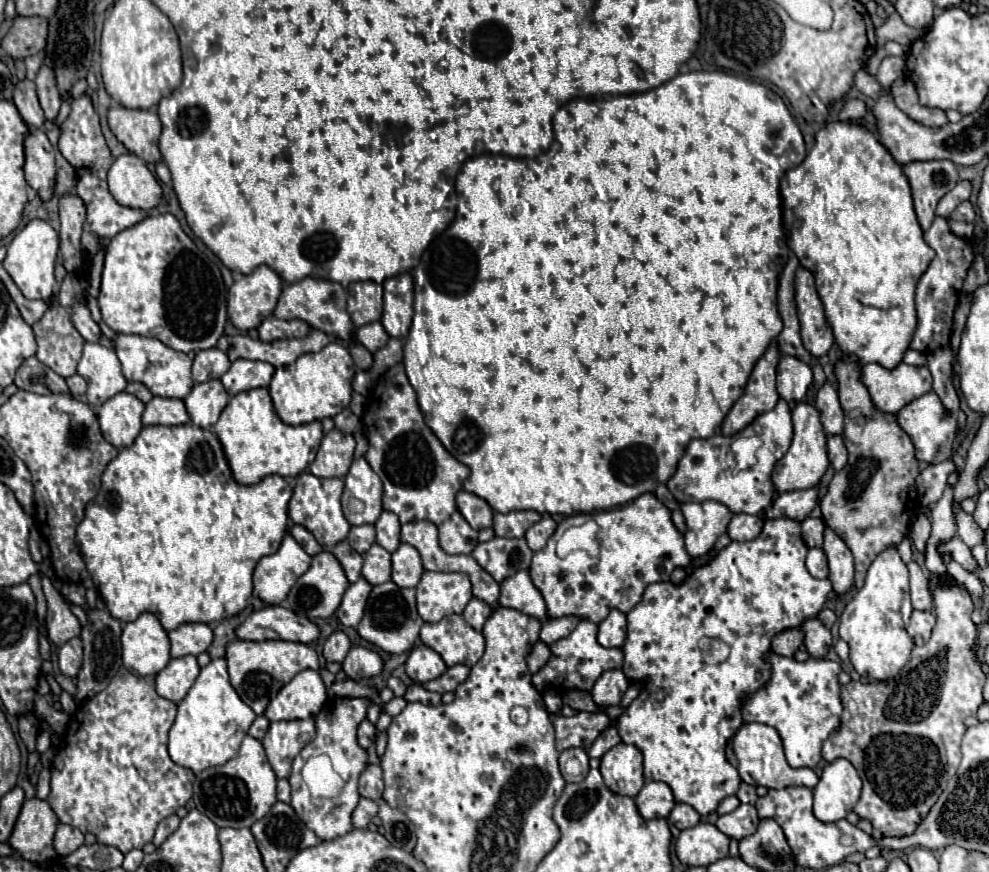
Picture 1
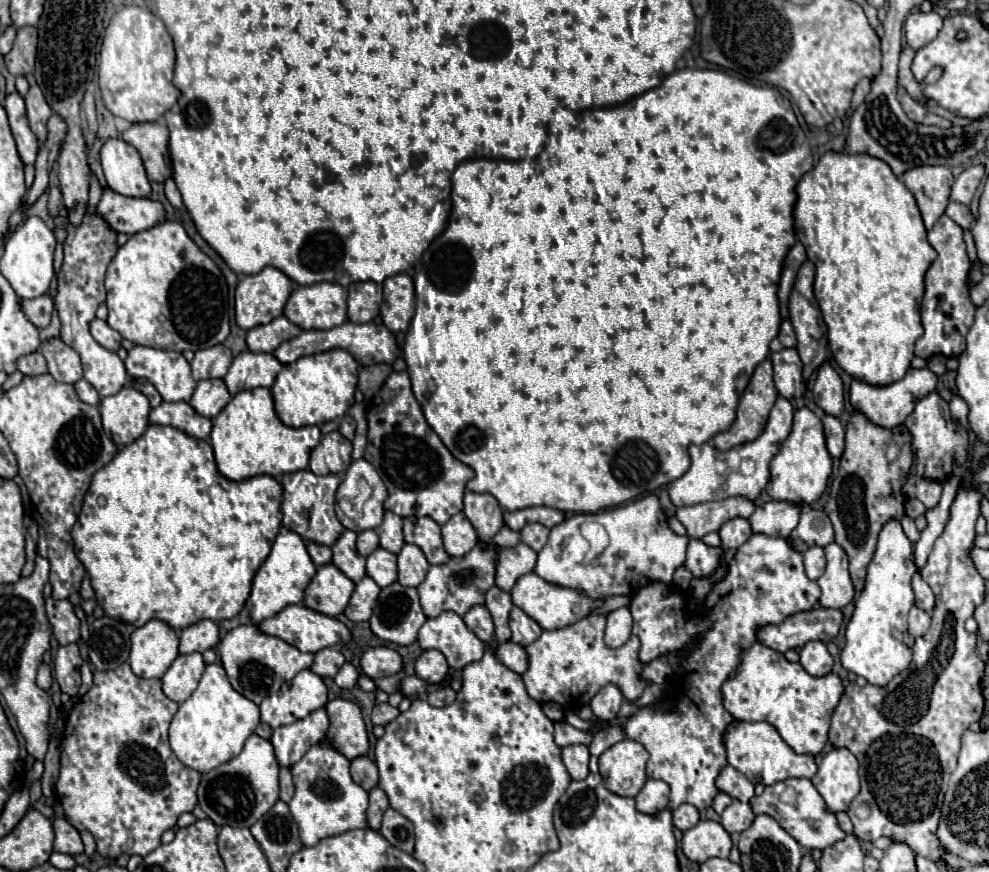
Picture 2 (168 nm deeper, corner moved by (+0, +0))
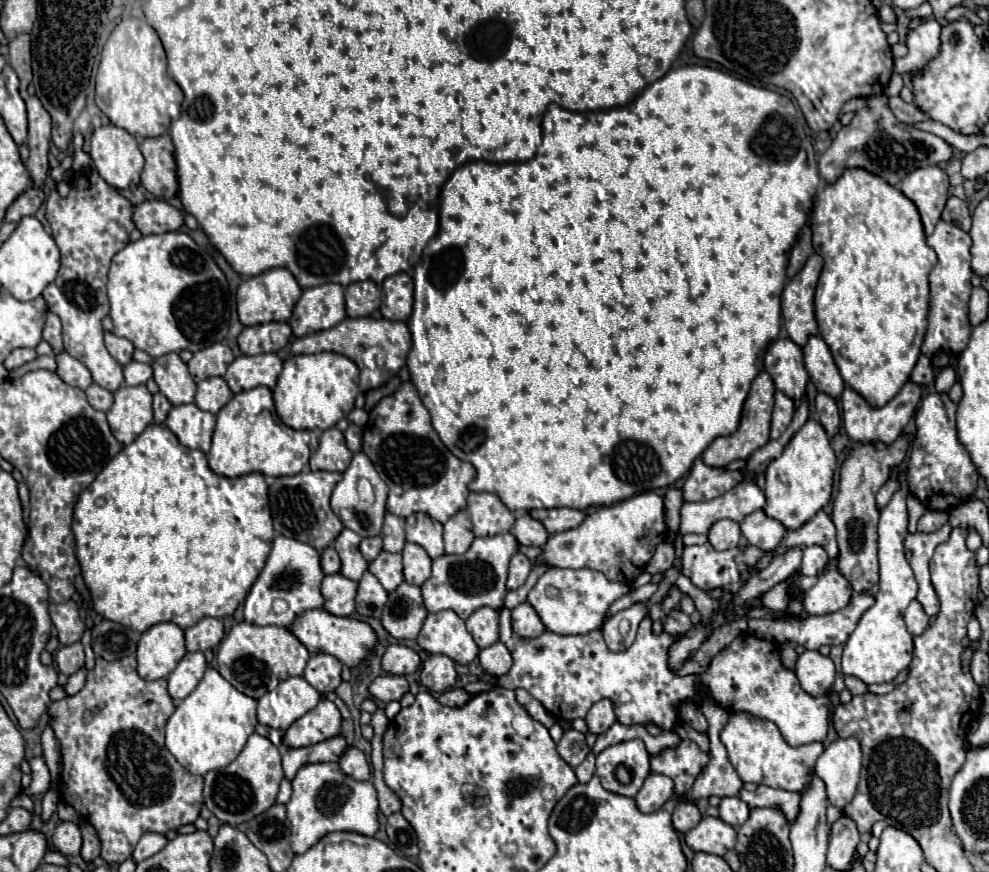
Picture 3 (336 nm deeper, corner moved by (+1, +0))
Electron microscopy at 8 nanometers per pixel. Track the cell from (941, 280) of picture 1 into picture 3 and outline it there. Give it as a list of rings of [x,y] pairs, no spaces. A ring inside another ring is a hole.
[[[939,220],[935,232],[927,236],[927,244],[937,252],[939,262],[929,274],[931,300],[929,300],[929,326],[921,346],[925,356],[933,356],[937,350],[949,350],[951,354],[959,354],[969,344],[971,324],[969,324],[969,296],[971,296],[971,236],[969,232],[953,226],[953,222]]]

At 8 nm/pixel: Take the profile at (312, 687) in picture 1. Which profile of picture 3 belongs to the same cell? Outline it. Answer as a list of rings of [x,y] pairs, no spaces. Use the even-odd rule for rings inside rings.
[[[293,676],[283,680],[273,692],[259,698],[257,720],[269,728],[285,730],[305,712],[317,706],[319,700],[321,694],[317,694],[317,690],[313,690],[303,676]]]

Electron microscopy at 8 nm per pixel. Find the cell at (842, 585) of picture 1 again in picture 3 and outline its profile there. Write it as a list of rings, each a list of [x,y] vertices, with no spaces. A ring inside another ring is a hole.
[[[831,560],[817,584],[805,592],[803,608],[807,614],[829,614],[845,608],[851,600],[849,580],[837,570],[837,562]]]

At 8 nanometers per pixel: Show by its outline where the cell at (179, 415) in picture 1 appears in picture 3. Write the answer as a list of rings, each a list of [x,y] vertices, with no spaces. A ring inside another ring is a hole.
[[[195,404],[173,406],[165,418],[165,426],[173,430],[183,446],[209,452],[211,436],[215,430],[215,416],[211,412],[199,410]]]

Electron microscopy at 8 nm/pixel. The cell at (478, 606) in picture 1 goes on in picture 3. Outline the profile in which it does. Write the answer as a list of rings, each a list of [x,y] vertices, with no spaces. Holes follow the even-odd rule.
[[[479,608],[467,618],[467,630],[479,648],[487,648],[499,640],[499,616],[493,608]]]

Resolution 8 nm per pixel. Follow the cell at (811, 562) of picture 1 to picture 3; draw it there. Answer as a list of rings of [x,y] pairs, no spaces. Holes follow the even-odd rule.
[[[807,546],[803,550],[803,560],[801,560],[801,568],[799,572],[803,576],[819,576],[823,572],[823,568],[827,566],[829,556],[825,554],[825,550],[821,546]]]

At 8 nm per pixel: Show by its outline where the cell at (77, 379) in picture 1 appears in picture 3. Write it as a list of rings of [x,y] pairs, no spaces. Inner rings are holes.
[[[91,384],[91,386],[85,390],[85,396],[87,396],[87,400],[89,400],[89,404],[91,404],[93,408],[103,410],[103,412],[109,410],[111,404],[113,404],[113,394],[111,394],[109,390],[97,386],[97,384]]]

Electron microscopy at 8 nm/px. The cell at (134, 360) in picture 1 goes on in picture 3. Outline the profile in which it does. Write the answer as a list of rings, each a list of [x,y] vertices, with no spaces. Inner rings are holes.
[[[171,352],[161,356],[159,360],[153,360],[151,364],[155,382],[159,386],[159,392],[173,404],[189,404],[195,396],[195,382],[187,370],[187,364],[179,358],[179,354]]]

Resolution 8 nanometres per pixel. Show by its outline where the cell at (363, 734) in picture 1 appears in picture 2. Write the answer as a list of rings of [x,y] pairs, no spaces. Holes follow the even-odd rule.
[[[332,700],[326,704],[332,716],[326,742],[344,754],[348,760],[368,754],[368,734],[360,714],[360,708],[350,700]]]

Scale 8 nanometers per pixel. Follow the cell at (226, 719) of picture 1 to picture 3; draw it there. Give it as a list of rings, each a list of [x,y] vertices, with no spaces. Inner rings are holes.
[[[207,668],[199,686],[177,704],[165,726],[165,746],[193,774],[205,776],[211,770],[231,764],[255,732],[257,700],[237,692],[215,668]]]

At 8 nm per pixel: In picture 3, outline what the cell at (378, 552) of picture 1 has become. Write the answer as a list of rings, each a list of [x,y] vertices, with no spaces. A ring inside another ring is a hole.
[[[381,552],[371,564],[369,572],[385,586],[385,590],[393,592],[401,582],[403,582],[403,564],[401,564],[401,554],[391,554],[391,552]]]

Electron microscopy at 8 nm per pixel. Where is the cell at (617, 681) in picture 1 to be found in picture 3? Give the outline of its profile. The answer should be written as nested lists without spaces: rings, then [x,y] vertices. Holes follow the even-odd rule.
[[[603,698],[601,702],[595,702],[591,706],[591,710],[587,712],[585,720],[587,720],[589,732],[593,732],[593,734],[605,732],[609,726],[613,726],[617,722],[617,716],[615,716],[615,710],[613,710],[613,702],[609,702],[607,698]]]

